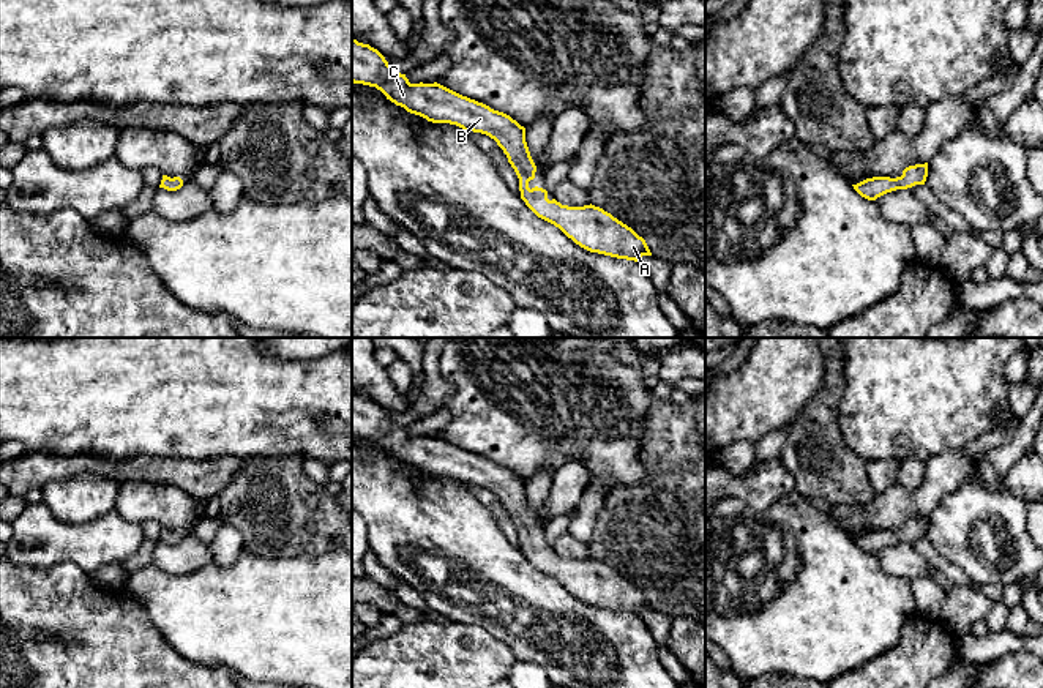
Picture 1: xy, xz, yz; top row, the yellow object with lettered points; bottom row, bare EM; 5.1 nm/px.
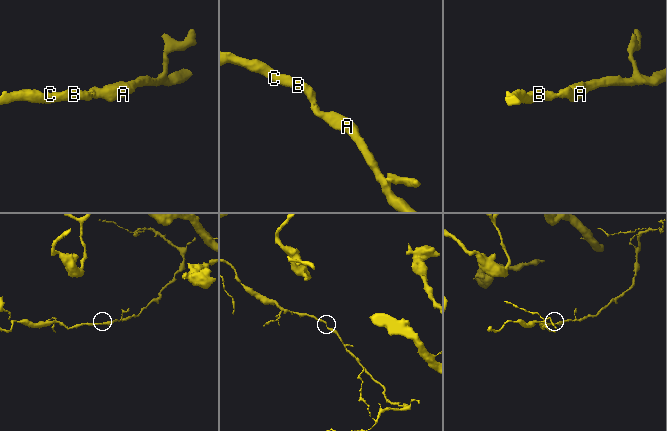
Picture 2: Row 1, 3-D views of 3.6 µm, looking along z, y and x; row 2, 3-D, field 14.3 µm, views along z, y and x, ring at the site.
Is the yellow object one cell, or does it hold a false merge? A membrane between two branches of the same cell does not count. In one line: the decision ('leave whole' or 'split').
leave whole

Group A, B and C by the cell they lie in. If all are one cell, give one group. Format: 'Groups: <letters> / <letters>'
Groups: A B C

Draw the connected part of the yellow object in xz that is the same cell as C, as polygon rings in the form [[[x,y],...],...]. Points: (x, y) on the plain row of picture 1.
[[[352,393],[352,436],[376,440],[387,453],[432,477],[450,477],[489,489],[497,495],[519,532],[521,552],[541,573],[559,581],[581,601],[639,615],[652,609],[645,593],[631,581],[595,559],[568,560],[548,552],[543,541],[529,541],[536,519],[525,495],[525,481],[510,469],[462,450],[437,436],[410,437],[369,398]]]

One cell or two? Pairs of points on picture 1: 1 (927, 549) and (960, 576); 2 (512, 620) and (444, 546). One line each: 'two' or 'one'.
1: one
2: one

